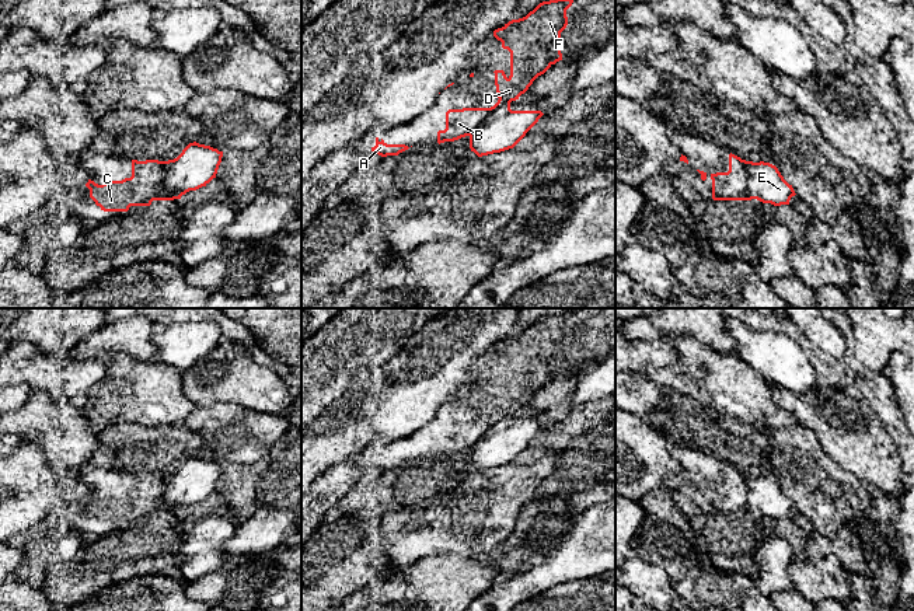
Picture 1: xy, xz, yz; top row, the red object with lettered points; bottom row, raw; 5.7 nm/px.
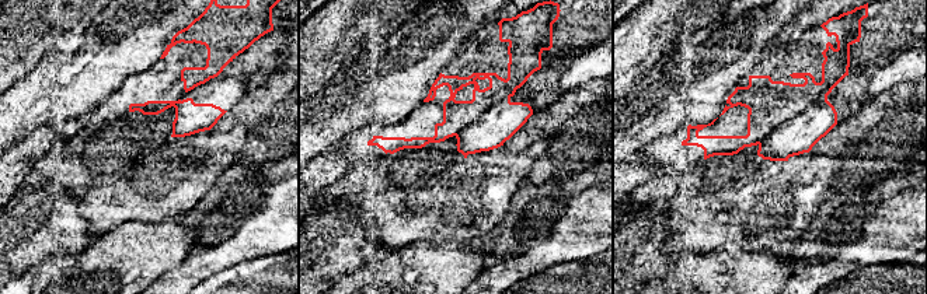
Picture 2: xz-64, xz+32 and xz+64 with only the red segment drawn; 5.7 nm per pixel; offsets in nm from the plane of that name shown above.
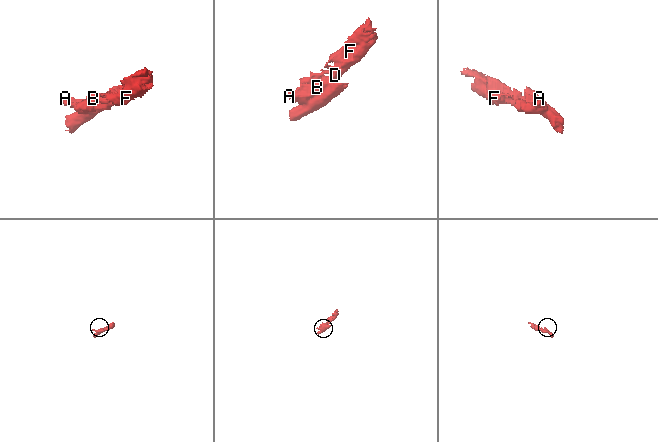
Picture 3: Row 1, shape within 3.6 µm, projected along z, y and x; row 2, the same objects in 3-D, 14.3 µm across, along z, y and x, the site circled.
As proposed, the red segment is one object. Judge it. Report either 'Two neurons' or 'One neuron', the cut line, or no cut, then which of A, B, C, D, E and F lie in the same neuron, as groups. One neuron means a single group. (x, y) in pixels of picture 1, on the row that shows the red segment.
Two neurons. Split along xy (166, 161), (163, 185), (180, 196). Groups: A B C D F / E

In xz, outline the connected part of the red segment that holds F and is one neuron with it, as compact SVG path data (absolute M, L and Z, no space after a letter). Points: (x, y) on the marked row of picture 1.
M573 0L540 3L526 17L512 20L493 31L502 48L510 52L510 76L495 70L498 102L491 108L463 108L446 112L446 129L437 132L437 143L454 142L478 129L505 104L519 99L533 81L562 60L561 32L568 25L566 10Z

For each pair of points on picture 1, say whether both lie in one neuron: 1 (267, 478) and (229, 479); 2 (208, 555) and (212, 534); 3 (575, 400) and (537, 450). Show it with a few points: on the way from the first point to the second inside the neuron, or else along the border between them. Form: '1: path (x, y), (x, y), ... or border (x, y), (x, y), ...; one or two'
1: path (257, 479), (239, 479); one
2: path (208, 550), (208, 540); one
3: border (600, 398), (572, 408); two

